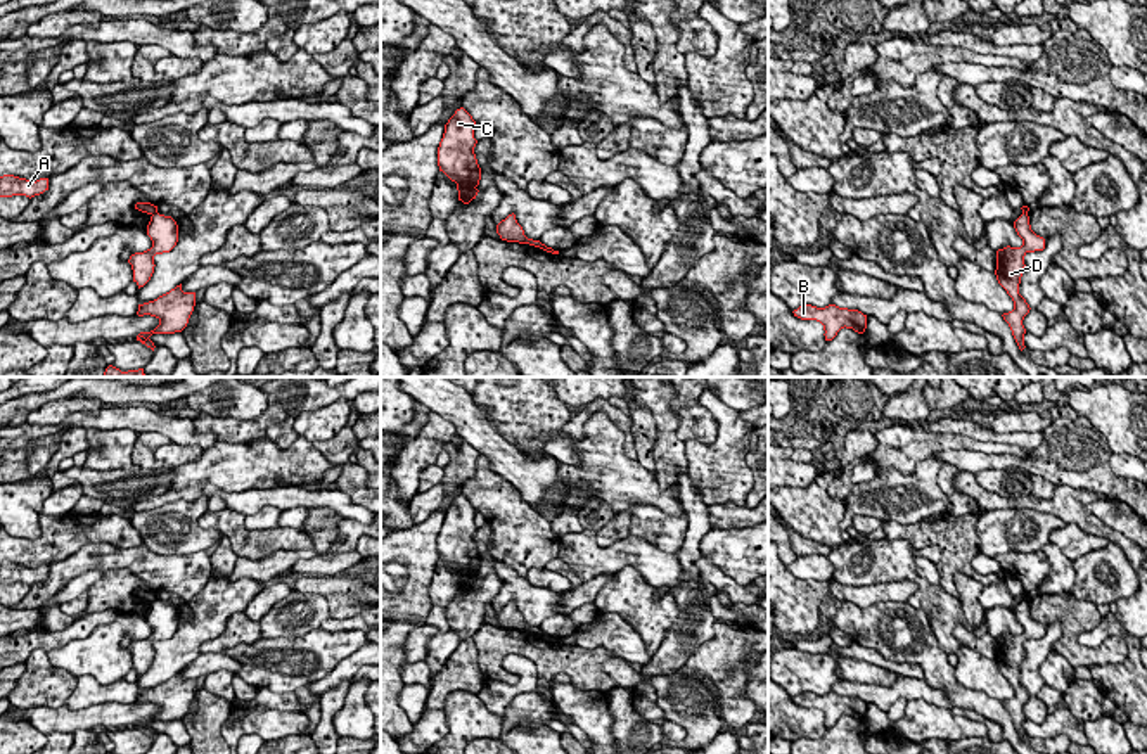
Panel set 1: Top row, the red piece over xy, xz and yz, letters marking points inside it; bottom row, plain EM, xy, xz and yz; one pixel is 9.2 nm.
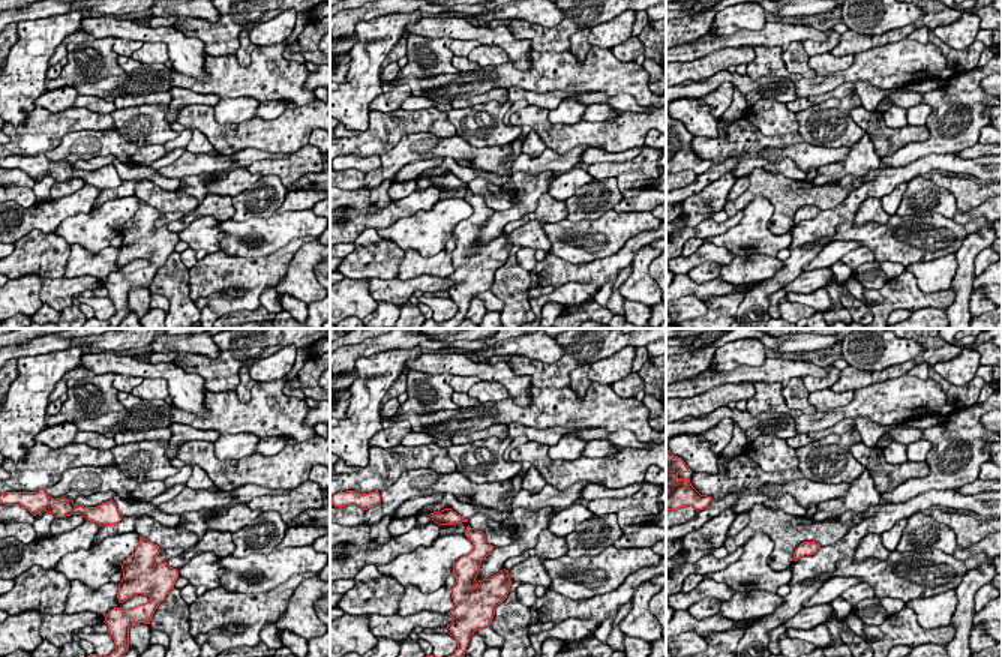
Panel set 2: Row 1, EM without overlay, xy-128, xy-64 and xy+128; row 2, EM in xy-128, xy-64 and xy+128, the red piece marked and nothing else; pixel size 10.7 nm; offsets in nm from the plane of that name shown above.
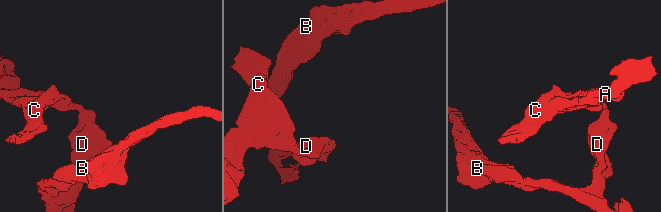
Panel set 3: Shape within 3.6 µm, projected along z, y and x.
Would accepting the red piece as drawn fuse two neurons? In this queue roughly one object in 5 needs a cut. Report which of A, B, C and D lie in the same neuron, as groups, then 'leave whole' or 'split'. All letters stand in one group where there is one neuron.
groups A C / B D; split

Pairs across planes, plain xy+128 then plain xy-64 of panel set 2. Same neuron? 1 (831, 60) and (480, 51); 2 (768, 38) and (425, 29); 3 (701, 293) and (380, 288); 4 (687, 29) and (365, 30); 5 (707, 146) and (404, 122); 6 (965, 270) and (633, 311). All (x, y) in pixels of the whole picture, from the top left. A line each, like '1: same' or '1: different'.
1: same
2: same
3: same
4: different
5: same
6: different

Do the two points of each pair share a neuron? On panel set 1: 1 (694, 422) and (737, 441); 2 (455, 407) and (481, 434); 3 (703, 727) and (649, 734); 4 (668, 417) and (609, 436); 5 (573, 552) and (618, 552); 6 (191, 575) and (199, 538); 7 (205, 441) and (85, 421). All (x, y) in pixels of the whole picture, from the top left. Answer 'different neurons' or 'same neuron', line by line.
1: different neurons
2: same neuron
3: different neurons
4: different neurons
5: same neuron
6: different neurons
7: same neuron

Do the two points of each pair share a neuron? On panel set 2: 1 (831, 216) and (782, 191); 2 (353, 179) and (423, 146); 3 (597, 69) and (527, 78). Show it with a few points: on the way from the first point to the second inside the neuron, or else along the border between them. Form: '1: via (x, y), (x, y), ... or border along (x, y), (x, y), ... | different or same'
1: border along (839, 182), (846, 195), (833, 207), (821, 210) | different
2: border along (365, 174), (360, 186) | different
3: via (579, 75), (545, 77) | same

